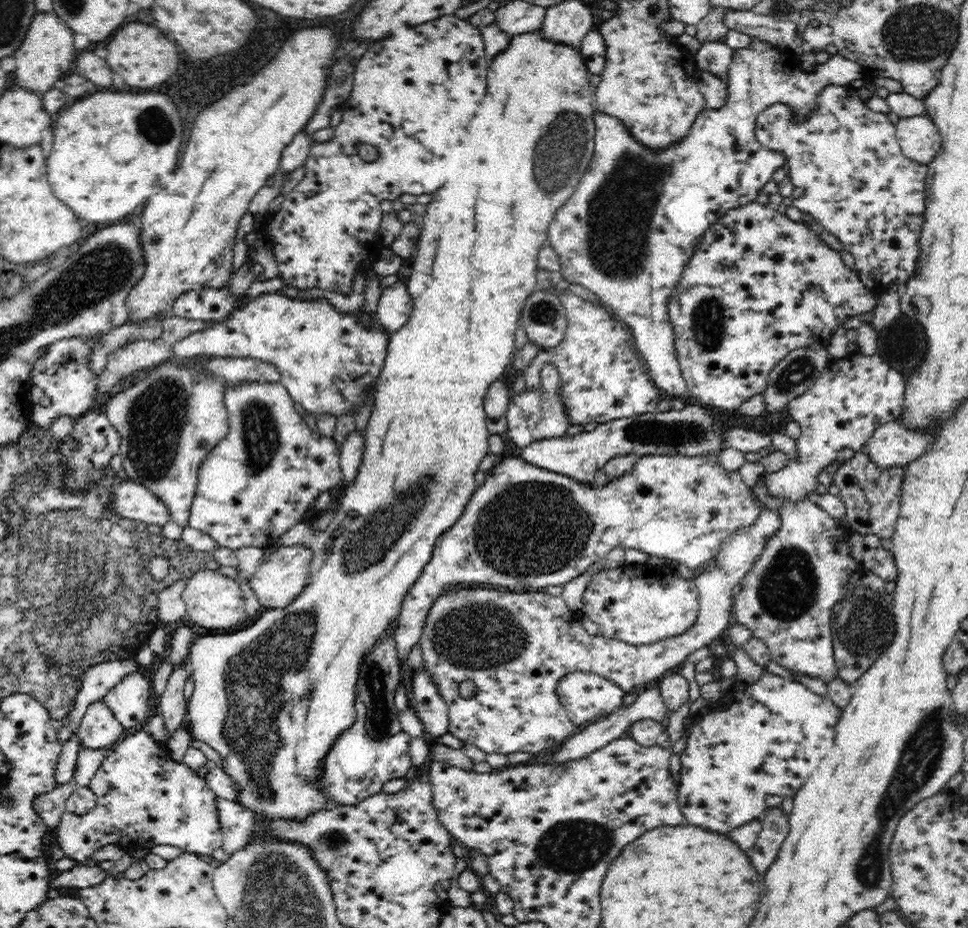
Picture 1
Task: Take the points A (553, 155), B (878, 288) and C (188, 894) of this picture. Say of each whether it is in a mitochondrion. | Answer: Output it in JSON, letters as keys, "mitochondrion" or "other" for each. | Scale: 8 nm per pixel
{"A":"mitochondrion","B":"other","C":"other"}

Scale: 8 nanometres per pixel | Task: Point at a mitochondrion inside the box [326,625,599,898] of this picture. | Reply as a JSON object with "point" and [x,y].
{"point":[374,678]}

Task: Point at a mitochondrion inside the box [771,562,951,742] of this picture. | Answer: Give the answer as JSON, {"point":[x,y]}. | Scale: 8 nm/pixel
{"point":[866,627]}

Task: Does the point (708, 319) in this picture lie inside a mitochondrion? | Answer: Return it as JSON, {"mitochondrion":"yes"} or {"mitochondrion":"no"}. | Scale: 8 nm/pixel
{"mitochondrion":"yes"}

